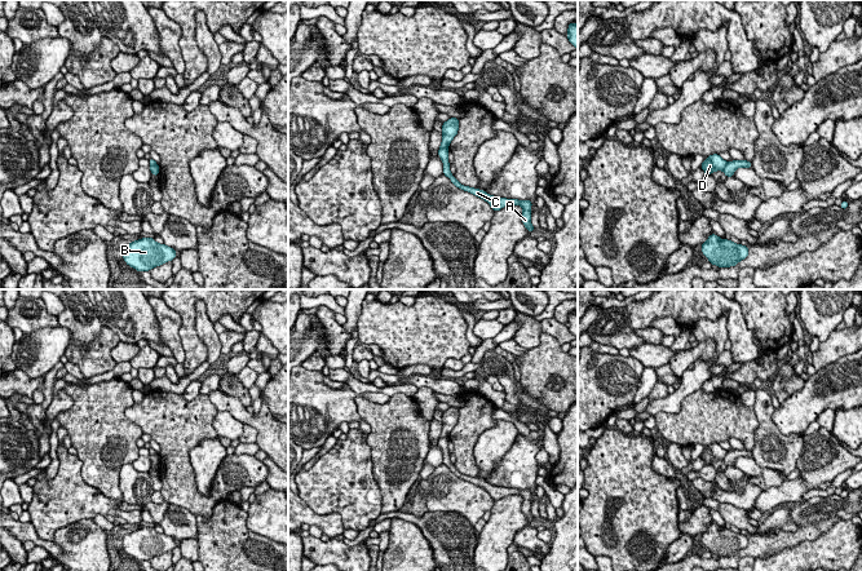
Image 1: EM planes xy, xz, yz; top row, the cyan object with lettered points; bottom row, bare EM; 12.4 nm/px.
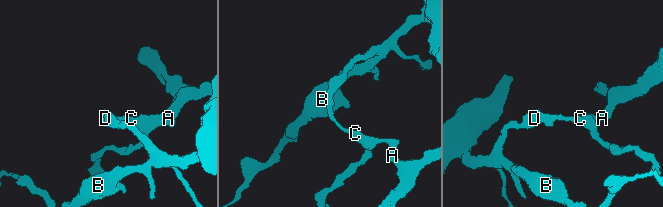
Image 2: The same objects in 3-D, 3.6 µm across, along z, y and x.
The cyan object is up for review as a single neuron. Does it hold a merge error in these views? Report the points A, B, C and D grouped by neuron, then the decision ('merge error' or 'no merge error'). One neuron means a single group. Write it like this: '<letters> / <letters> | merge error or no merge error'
A C / B D | merge error

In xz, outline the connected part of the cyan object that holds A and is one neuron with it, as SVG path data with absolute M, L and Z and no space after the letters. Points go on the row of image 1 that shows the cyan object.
M439 147L438 156L442 159L442 163L443 163L443 174L446 177L448 177L451 180L451 182L456 187L459 187L459 189L461 189L464 191L468 191L468 192L470 192L470 194L486 200L495 212L500 211L501 208L508 207L508 205L521 205L522 209L523 209L523 212L522 212L522 223L526 226L529 233L535 230L535 227L531 225L531 221L530 221L531 220L531 205L532 205L532 202L530 202L530 200L518 200L518 199L498 198L498 196L492 196L492 195L487 194L483 190L469 187L469 186L464 186L450 172L448 147Z

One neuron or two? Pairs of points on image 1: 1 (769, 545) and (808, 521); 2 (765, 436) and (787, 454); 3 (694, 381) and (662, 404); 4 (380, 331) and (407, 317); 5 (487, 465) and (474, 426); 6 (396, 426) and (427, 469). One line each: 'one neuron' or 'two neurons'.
1: one neuron
2: one neuron
3: one neuron
4: one neuron
5: two neurons
6: two neurons

